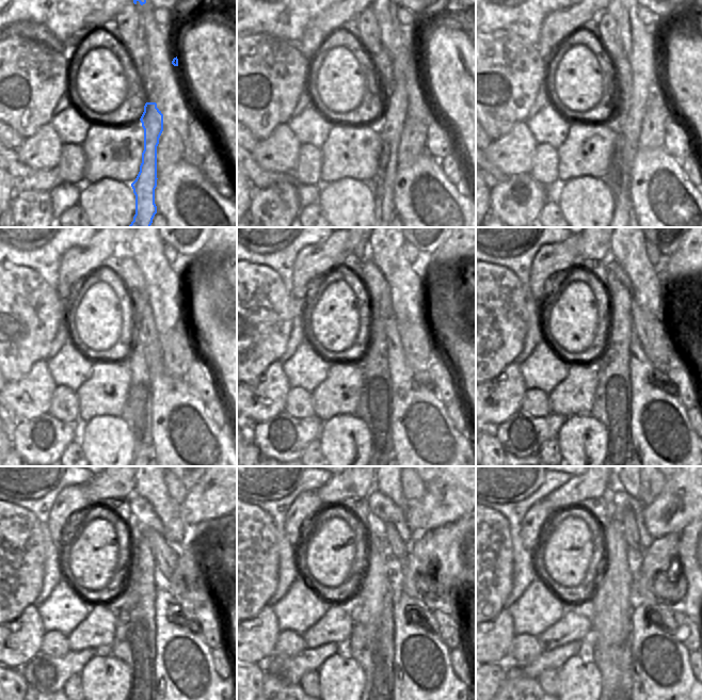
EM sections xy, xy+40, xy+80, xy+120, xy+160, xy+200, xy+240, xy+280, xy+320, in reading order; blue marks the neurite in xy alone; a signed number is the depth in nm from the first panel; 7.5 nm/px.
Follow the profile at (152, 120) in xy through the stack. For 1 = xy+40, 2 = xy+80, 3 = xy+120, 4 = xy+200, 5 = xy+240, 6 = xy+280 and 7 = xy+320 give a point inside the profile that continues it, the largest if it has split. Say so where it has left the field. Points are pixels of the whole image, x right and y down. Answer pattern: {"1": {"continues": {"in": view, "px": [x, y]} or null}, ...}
{"1": {"continues": {"in": "xy+40", "px": [391, 128]}}, "2": {"continues": {"in": "xy+80", "px": [645, 68]}}, "3": {"continues": {"in": "xy+120", "px": [166, 315]}}, "4": {"continues": {"in": "xy+200", "px": [633, 249]}}, "5": {"continues": {"in": "xy+240", "px": [154, 488]}}, "6": {"continues": {"in": "xy+280", "px": [392, 488]}}, "7": {"continues": {"in": "xy+320", "px": [632, 488]}}}

